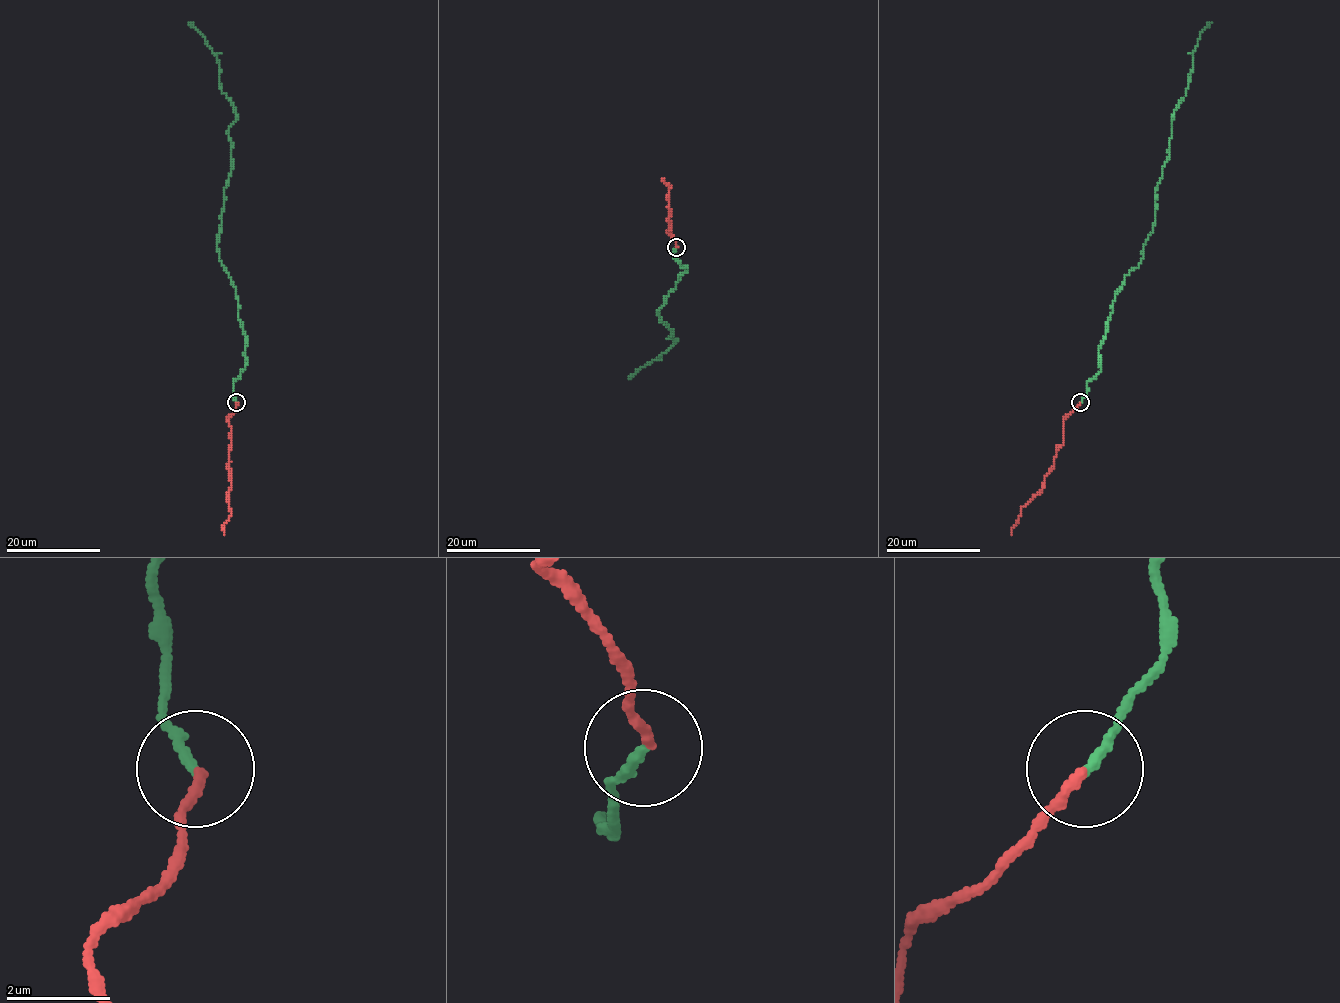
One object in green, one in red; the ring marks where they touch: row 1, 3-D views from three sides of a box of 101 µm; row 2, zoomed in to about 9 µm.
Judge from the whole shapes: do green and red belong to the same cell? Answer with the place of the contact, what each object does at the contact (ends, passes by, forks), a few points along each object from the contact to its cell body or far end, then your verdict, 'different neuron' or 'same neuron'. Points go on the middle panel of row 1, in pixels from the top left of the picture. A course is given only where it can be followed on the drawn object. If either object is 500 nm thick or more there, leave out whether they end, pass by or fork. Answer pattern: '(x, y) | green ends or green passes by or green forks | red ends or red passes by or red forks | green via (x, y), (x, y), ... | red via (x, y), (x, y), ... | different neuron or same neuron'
(676, 247) | green ends | red ends | green via (676, 247), (673, 254), (687, 267), (657, 311), (661, 323), (671, 330), (668, 339), (676, 340), (629, 378) | red via (676, 247), (667, 231), (670, 231), (667, 220), (670, 211), (667, 199), (670, 187), (663, 179) | same neuron

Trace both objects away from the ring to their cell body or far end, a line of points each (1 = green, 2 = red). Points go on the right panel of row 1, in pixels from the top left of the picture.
1: (1080, 402), (1100, 371), (1116, 293), (1152, 231), (1173, 111), (1211, 22)
2: (1080, 402), (1064, 419), (1062, 444), (1044, 488), (1021, 508), (1012, 534)

